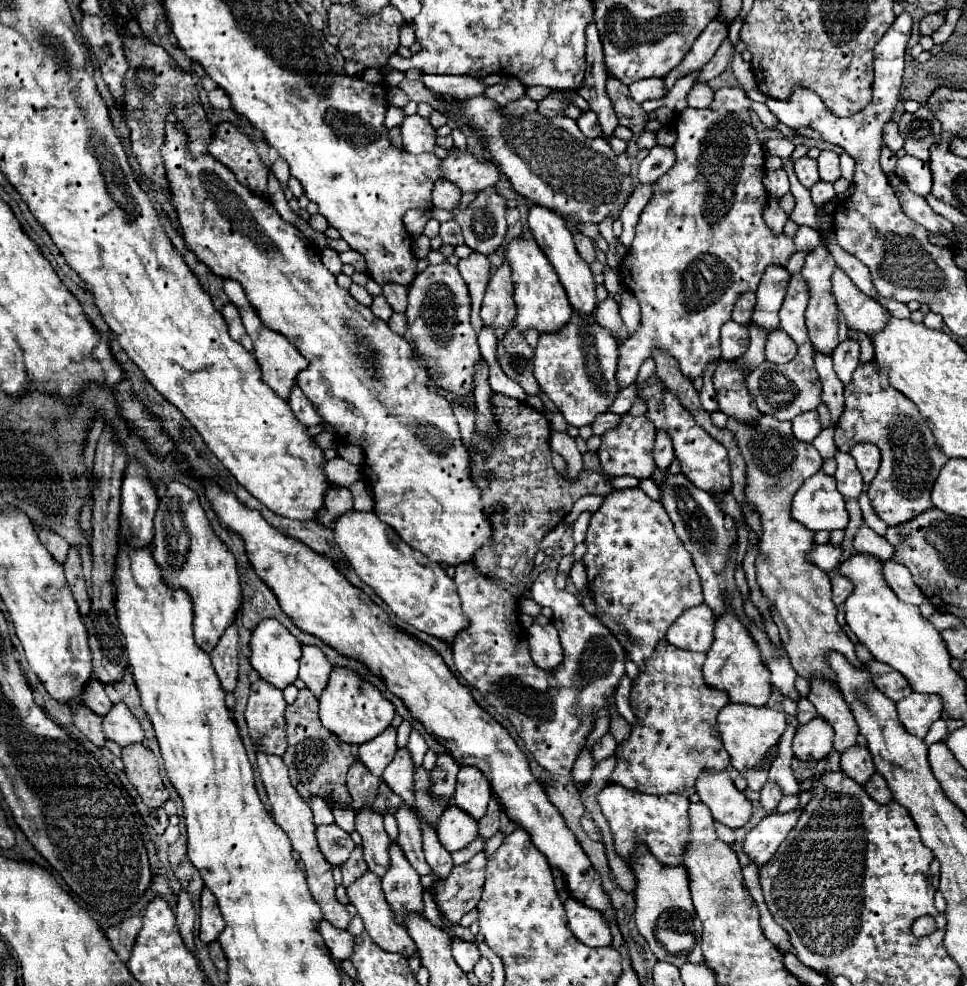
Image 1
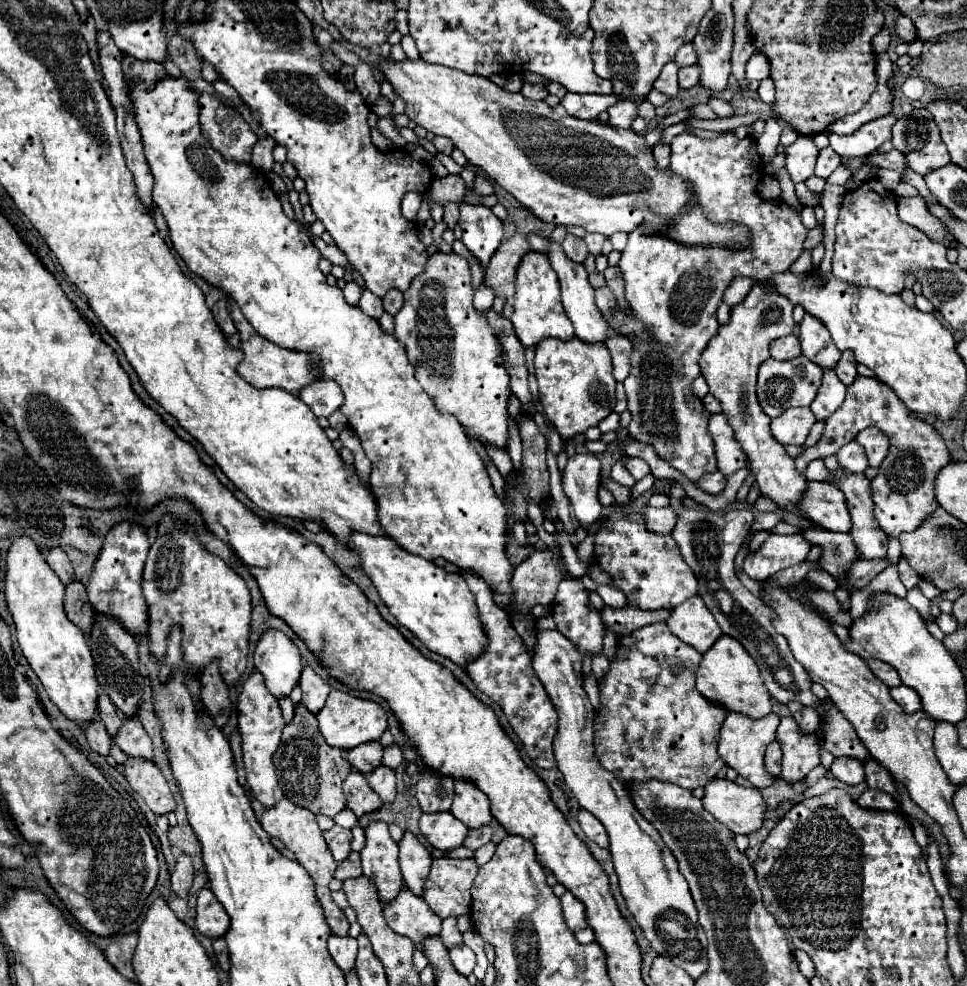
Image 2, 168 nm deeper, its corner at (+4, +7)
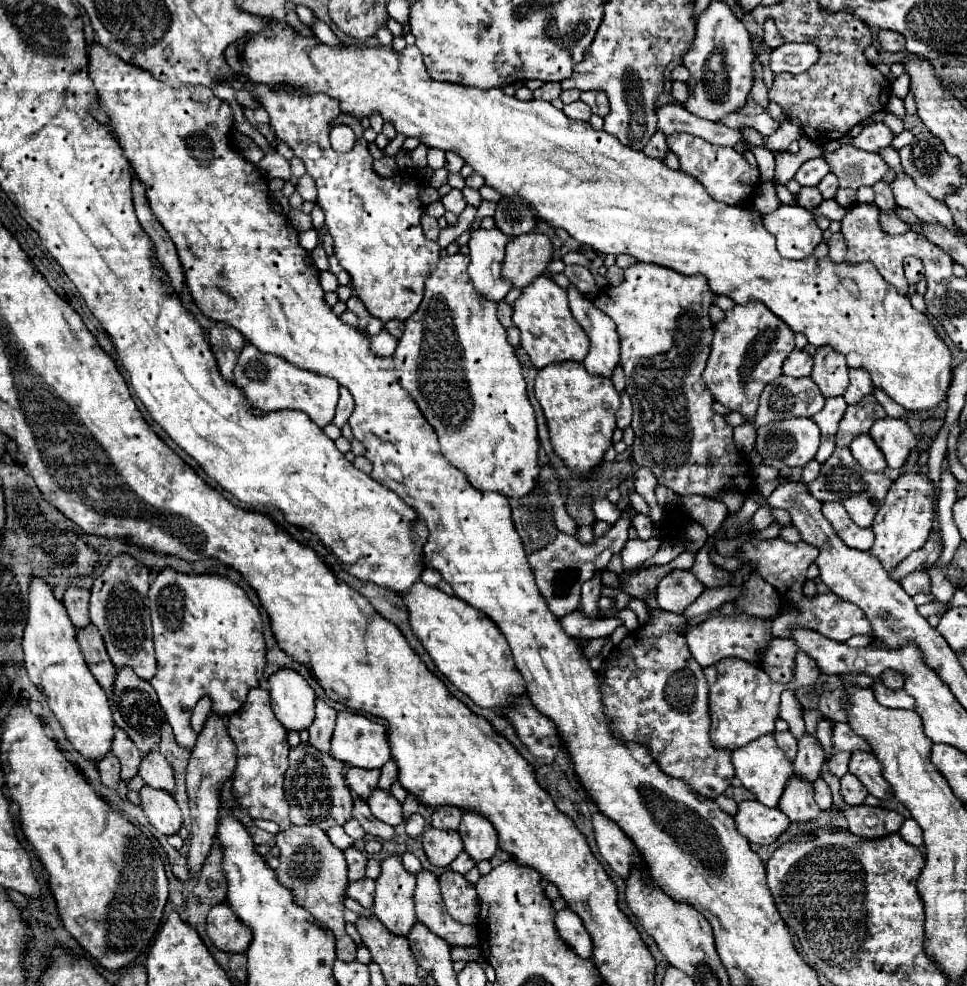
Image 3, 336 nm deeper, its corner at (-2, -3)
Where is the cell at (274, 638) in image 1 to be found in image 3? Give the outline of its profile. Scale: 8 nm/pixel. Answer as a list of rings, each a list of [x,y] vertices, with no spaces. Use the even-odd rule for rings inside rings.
[[[282,667],[268,677],[270,703],[286,729],[306,729],[314,719],[314,689],[294,669]]]

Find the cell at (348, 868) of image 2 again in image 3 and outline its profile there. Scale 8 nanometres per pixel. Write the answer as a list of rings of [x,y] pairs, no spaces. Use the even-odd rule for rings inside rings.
[[[364,877],[358,881],[350,881],[346,887],[346,893],[356,899],[364,909],[370,909],[374,903],[374,881]]]

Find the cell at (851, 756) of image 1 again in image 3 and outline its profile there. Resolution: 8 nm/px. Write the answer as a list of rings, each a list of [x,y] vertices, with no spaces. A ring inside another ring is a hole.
[[[846,773],[840,779],[840,791],[842,791],[842,797],[848,805],[860,805],[864,801],[864,797],[868,795],[866,787],[852,773]]]

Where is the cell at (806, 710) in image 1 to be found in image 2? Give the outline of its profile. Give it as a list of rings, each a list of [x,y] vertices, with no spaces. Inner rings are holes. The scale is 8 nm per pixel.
[[[804,707],[802,711],[794,713],[792,717],[796,719],[796,723],[800,727],[800,733],[804,733],[804,735],[812,735],[820,725],[820,717],[812,707]]]

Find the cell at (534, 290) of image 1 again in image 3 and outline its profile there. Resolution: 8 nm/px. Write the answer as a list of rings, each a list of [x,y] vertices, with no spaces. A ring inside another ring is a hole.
[[[540,275],[532,285],[528,285],[522,295],[514,303],[512,323],[522,333],[522,347],[530,355],[532,365],[536,369],[542,369],[550,363],[558,361],[582,361],[588,353],[588,335],[582,331],[582,327],[576,323],[568,309],[568,297],[566,289],[556,285],[550,277]]]

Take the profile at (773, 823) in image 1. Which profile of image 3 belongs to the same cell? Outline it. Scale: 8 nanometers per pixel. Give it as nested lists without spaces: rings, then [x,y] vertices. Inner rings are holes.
[[[840,753],[840,755],[836,755],[836,757],[832,757],[832,759],[828,761],[830,773],[834,773],[838,779],[848,771],[848,755],[850,755],[850,753]]]

